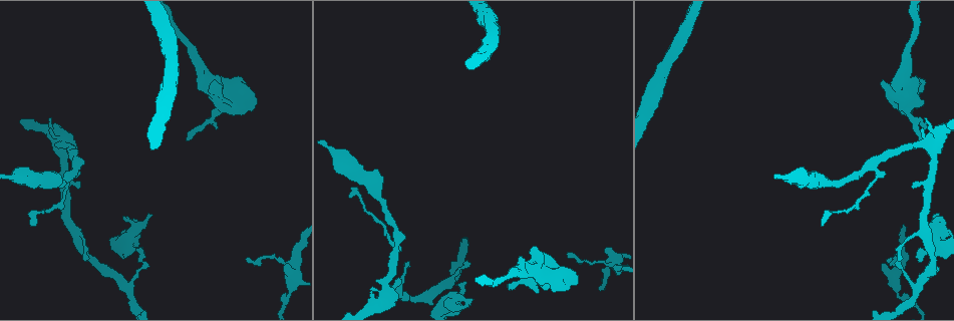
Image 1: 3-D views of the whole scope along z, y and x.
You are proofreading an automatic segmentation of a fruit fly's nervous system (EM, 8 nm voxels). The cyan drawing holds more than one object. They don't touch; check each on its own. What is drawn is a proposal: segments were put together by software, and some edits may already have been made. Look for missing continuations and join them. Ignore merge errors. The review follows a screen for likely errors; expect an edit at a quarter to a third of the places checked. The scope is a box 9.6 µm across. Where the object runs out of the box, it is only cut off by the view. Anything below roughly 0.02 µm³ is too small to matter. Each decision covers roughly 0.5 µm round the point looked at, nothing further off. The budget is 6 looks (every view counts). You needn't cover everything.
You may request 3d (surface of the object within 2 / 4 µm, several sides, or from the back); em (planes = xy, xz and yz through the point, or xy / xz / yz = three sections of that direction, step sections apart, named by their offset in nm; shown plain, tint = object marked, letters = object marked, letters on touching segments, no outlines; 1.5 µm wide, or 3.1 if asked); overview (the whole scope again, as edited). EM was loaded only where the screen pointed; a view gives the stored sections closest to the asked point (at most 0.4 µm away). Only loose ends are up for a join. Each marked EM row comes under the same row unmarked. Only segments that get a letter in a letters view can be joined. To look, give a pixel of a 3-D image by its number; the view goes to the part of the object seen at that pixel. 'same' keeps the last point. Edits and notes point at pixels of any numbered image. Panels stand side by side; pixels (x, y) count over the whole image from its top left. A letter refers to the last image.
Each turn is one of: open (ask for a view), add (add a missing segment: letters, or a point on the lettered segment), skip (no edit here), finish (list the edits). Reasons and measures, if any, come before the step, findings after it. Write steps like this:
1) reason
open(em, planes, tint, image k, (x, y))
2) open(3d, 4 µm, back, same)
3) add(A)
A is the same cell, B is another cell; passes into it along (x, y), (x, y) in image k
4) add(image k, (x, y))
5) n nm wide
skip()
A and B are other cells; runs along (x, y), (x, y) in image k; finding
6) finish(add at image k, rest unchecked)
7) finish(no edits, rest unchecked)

free end
open(em, xz, step 8, letters, image 1, (567, 252))

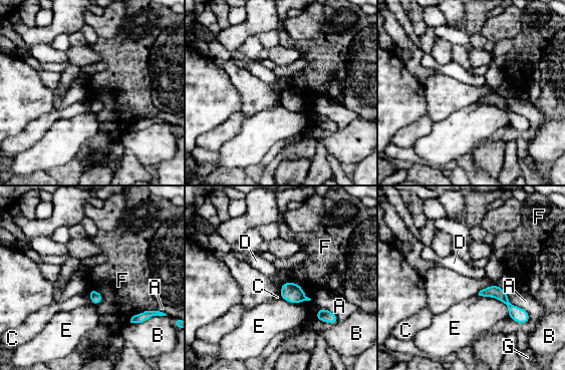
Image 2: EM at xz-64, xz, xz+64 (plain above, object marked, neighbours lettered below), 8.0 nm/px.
another direction
open(em, planes, letters, same)

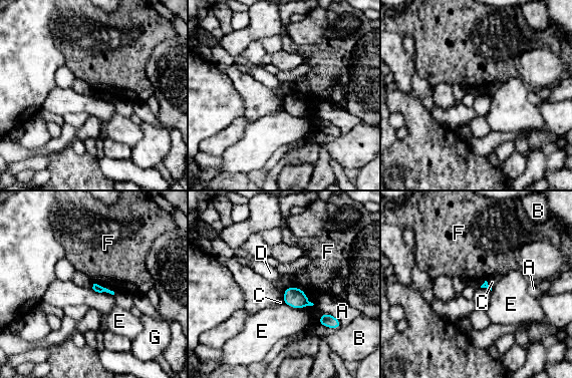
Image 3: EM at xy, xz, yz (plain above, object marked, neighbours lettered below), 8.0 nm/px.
skip()
A, B, C, D, E, F and G are other cells; border along (293, 286), (285, 288) in image 3; none of them fits

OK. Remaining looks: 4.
branch stops here
open(3d, 4 µm, image 1, (124, 219))

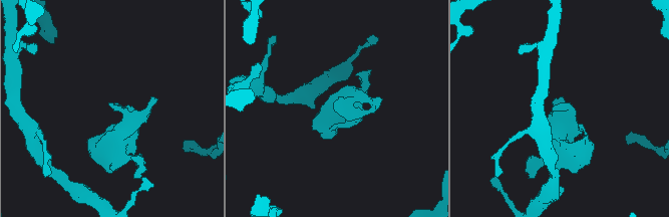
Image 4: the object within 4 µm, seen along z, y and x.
open(em, planes, letters, image 4, (334, 110))

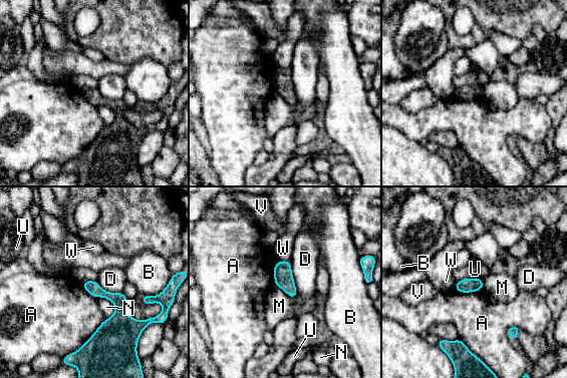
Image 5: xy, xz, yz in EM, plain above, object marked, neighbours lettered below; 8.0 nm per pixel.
skip()
A, B, D, M, N, U, V and W are other cells; runs along (85, 283), (118, 304), (93, 340) in image 5; none of them fits

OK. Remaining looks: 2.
open(3d, 2 µm, image 1, (188, 140))

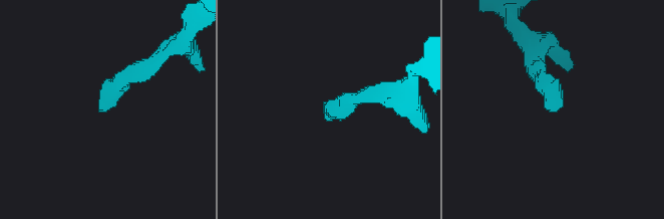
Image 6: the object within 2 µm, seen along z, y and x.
open(em, planes, letters, image 6, (100, 101))

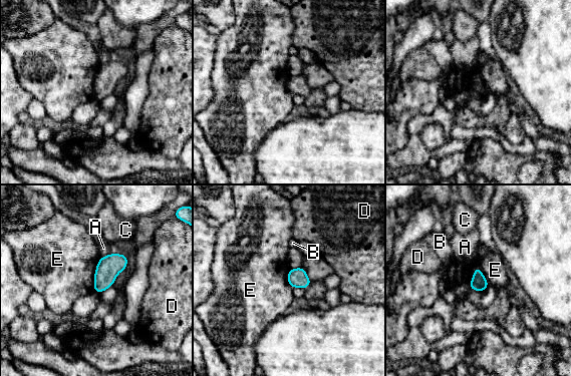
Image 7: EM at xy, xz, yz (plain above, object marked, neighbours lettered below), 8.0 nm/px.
skip()
A, B, C, D and E are other cells; border along (475, 266), (481, 269), (489, 285) in image 7; none of them fits

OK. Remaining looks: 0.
finish(no edits, rest unchecked)

